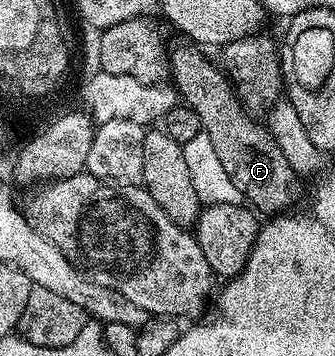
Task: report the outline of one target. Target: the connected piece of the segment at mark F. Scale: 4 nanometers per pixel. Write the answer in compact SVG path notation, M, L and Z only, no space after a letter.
M190 41L179 42L183 43L172 46L169 51L170 82L182 102L197 113L203 126L202 134L213 141L213 150L221 160L225 173L233 177L244 200L256 212L264 211L267 217L290 212L303 195L303 187L299 184L302 183L301 176L295 172L293 165L289 165L289 161L285 161L285 153L281 153L277 141L273 141L266 126L260 120L258 123L243 108L228 76L216 64L215 68L196 44Z

